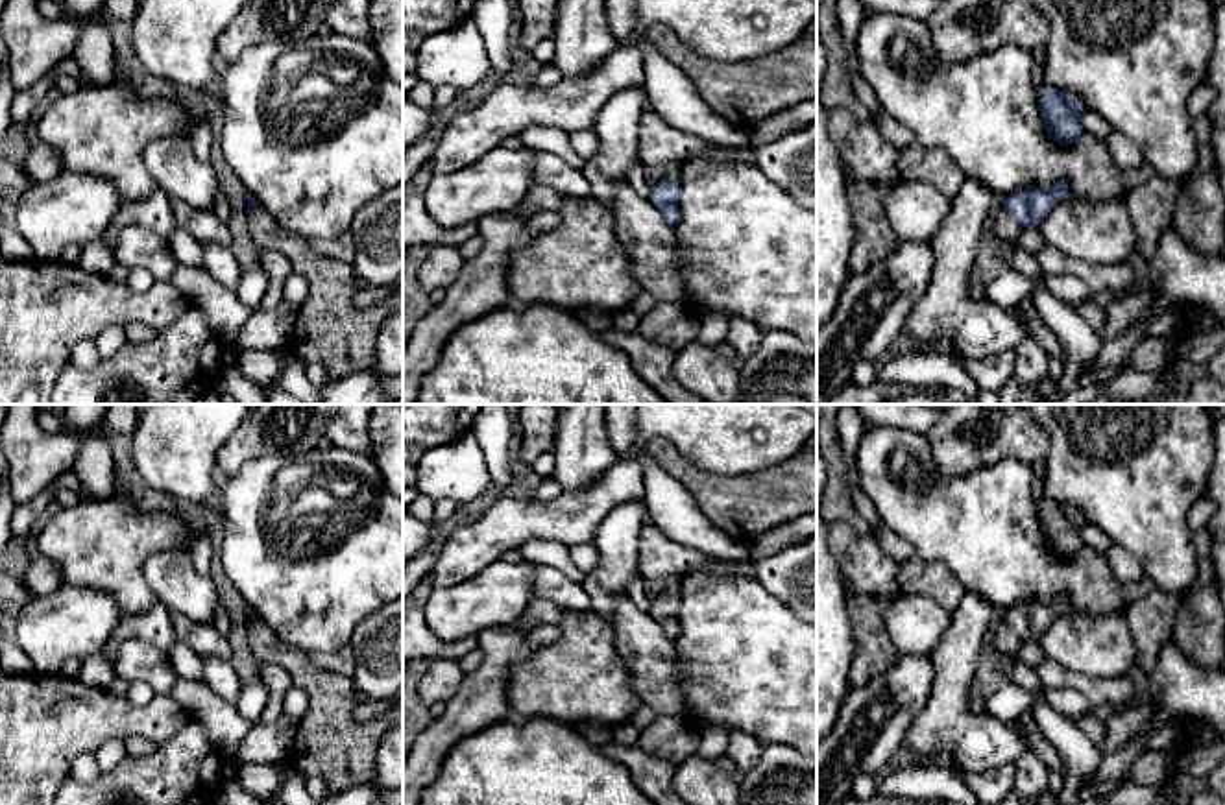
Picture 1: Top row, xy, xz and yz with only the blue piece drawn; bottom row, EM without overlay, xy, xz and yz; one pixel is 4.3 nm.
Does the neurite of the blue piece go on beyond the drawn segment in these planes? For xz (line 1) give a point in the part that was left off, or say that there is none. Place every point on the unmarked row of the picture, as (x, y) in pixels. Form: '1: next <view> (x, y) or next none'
1: next xz (673, 586)

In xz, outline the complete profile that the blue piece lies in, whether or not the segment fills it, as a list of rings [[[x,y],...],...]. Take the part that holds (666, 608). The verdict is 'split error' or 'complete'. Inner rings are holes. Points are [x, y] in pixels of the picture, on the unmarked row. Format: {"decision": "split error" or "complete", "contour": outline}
{"decision": "split error", "contour": [[[680,578],[669,580],[665,591],[652,600],[650,615],[658,620],[663,631],[676,639],[680,635]]]}

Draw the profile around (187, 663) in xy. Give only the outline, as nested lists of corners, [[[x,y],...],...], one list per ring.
[[[181,639],[172,644],[172,648],[168,650],[168,657],[177,678],[205,679],[201,657]]]

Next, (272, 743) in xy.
[[[281,716],[275,722],[255,722],[240,742],[235,759],[240,764],[279,764],[290,761],[297,722]]]

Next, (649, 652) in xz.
[[[626,595],[615,598],[612,619],[615,648],[632,672],[632,687],[656,716],[689,718],[698,729],[710,727],[691,716],[684,698],[676,639],[641,611]]]

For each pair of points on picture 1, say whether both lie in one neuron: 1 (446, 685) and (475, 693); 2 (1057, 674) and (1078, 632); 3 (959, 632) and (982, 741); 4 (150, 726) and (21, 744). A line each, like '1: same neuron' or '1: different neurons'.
1: different neurons
2: different neurons
3: same neuron
4: same neuron

